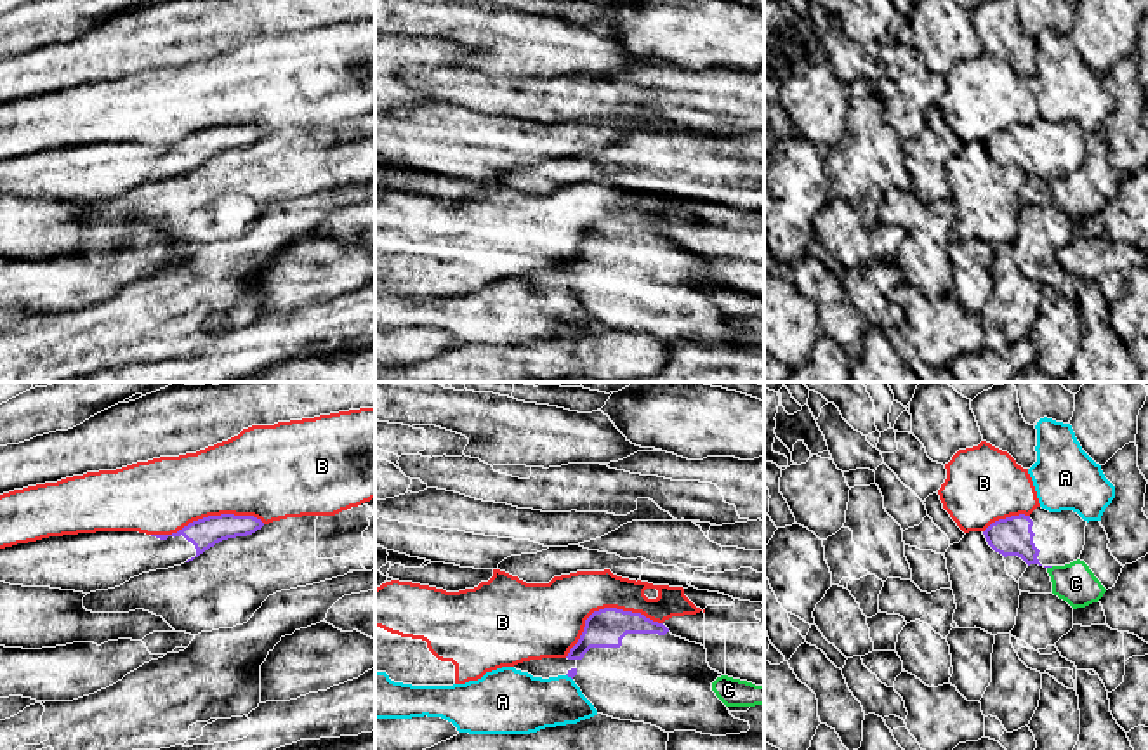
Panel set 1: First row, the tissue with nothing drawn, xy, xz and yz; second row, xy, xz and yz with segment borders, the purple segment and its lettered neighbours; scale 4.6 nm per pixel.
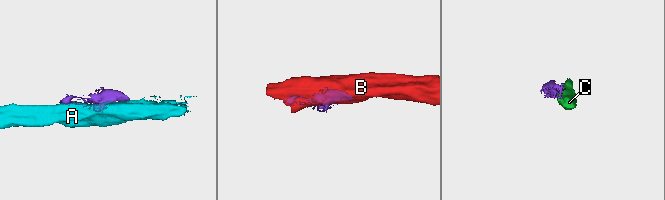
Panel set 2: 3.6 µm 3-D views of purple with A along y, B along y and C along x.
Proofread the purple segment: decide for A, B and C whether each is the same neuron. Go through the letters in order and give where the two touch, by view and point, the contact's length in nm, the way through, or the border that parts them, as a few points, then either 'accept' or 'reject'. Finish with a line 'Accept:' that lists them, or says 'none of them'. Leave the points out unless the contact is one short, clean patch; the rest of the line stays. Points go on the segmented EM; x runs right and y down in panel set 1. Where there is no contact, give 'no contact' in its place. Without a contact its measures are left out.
A: xz (570, 676) | 40 nm | along xz (567, 674), (572, 679) | reject
B: xz (605, 608) | 480 nm | reject
C: yz (1049, 566) | 30 nm | reject
Accept: none of them

